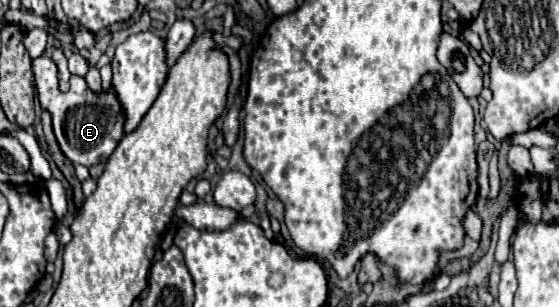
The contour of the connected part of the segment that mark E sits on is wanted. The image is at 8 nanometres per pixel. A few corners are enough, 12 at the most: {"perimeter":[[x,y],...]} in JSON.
{"perimeter":[[32,61],[42,109],[76,165],[106,163],[124,137],[114,89],[94,93],[74,75],[58,89],[56,65]]}

